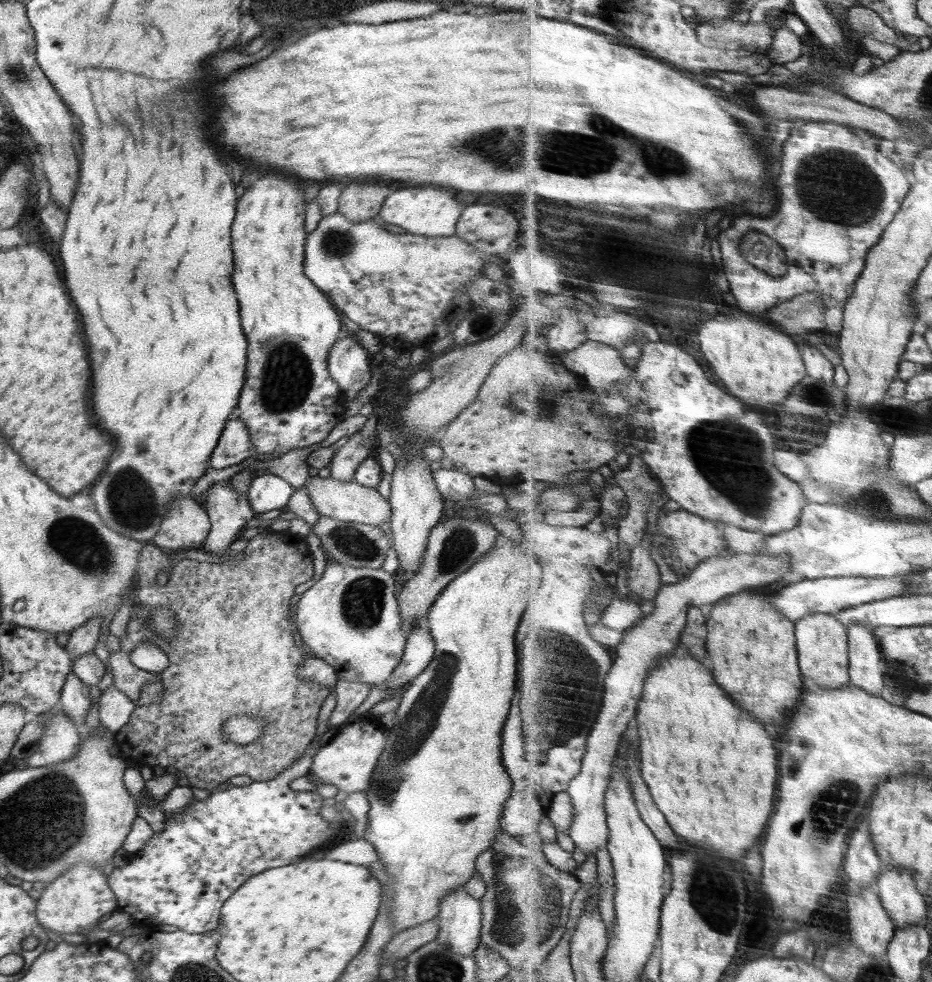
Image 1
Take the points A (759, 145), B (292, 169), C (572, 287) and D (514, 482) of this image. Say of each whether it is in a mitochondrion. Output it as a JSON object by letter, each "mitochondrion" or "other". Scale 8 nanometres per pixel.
{"A":"other","B":"other","C":"other","D":"other"}

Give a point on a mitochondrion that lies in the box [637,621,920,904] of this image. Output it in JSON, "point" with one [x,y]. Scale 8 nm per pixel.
{"point":[838,804]}

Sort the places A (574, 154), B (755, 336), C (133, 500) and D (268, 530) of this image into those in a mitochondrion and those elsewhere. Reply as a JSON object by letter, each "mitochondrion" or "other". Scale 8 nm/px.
{"A":"mitochondrion","B":"other","C":"mitochondrion","D":"other"}

